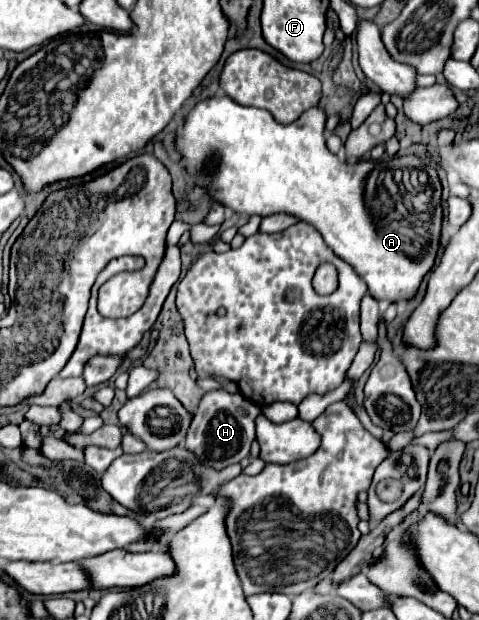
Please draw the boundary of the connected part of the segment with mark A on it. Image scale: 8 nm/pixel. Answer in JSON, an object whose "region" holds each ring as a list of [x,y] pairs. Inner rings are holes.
{"region":[[[214,95],[214,97],[208,97],[204,101],[200,101],[186,117],[184,117],[184,125],[182,129],[176,133],[174,137],[174,147],[176,151],[180,153],[180,159],[182,159],[182,167],[184,171],[194,179],[194,183],[198,187],[202,187],[210,199],[222,203],[224,207],[230,207],[232,211],[236,213],[248,213],[248,215],[260,215],[260,217],[266,217],[266,215],[272,215],[272,213],[290,213],[294,217],[298,217],[300,221],[306,221],[310,225],[314,225],[320,235],[324,237],[324,241],[328,243],[328,247],[344,261],[348,261],[356,273],[366,281],[368,285],[368,291],[376,297],[376,299],[388,299],[388,301],[400,301],[400,299],[410,299],[414,297],[420,281],[422,281],[422,275],[426,275],[432,265],[434,265],[434,259],[436,259],[436,253],[438,253],[438,241],[440,241],[440,223],[442,223],[442,207],[440,207],[440,183],[436,179],[436,167],[426,163],[424,159],[414,159],[414,157],[402,157],[402,159],[380,159],[380,161],[362,161],[362,163],[356,163],[356,165],[350,165],[350,163],[342,163],[334,153],[328,151],[326,143],[324,143],[324,123],[326,121],[326,113],[322,107],[312,107],[308,111],[304,111],[300,115],[300,119],[296,119],[294,123],[290,125],[280,125],[274,121],[274,117],[264,111],[264,109],[256,109],[256,107],[246,107],[246,105],[238,105],[236,101],[232,101],[228,95]],[[404,169],[424,169],[426,175],[428,175],[428,185],[432,187],[432,199],[430,199],[430,207],[432,211],[426,213],[426,217],[430,221],[418,221],[418,211],[414,209],[414,199],[410,195],[402,195],[400,189],[396,189],[396,173],[398,171],[404,171]]]}

